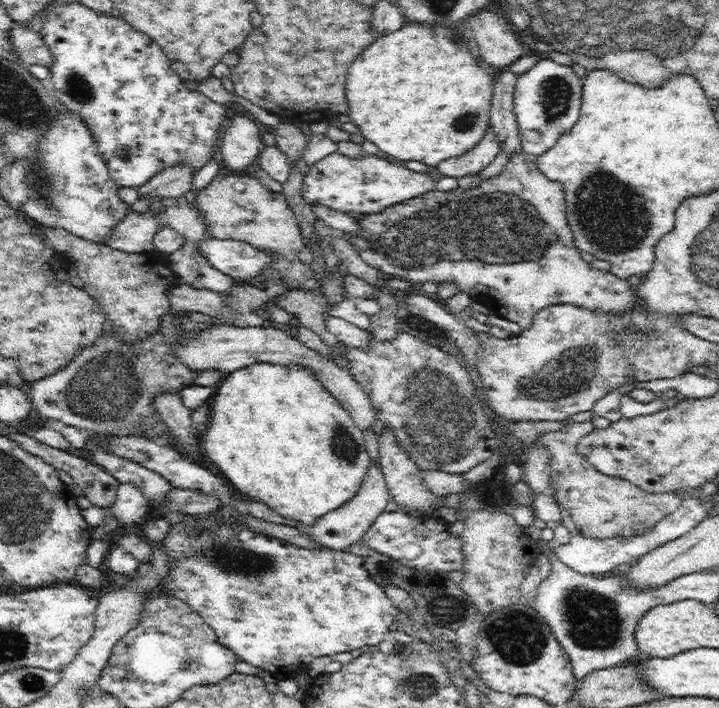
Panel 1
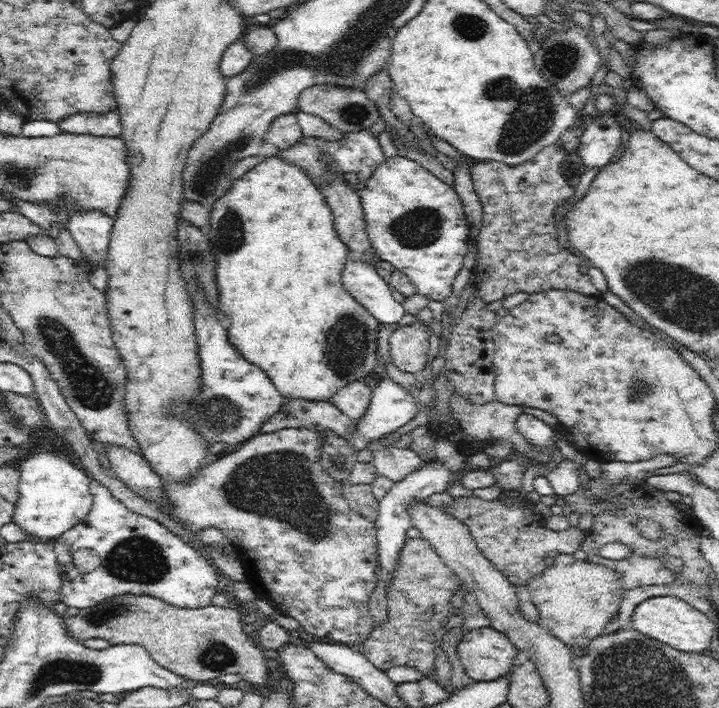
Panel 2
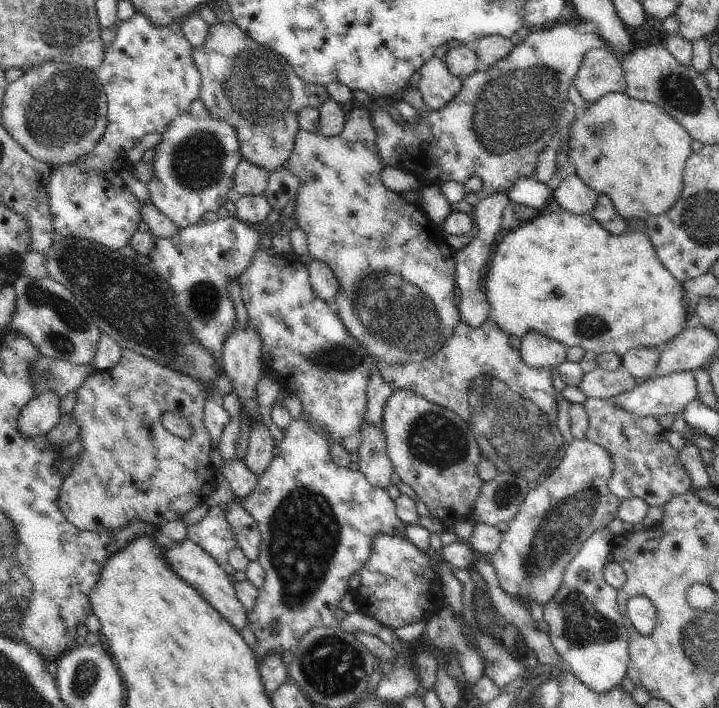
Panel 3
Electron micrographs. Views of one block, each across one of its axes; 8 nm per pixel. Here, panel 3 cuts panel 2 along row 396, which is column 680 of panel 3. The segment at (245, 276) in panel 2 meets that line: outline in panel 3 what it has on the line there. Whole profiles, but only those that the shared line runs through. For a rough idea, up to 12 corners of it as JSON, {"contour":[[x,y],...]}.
{"contour":[[541,211],[501,234],[490,319],[624,356],[688,326],[646,232]]}

